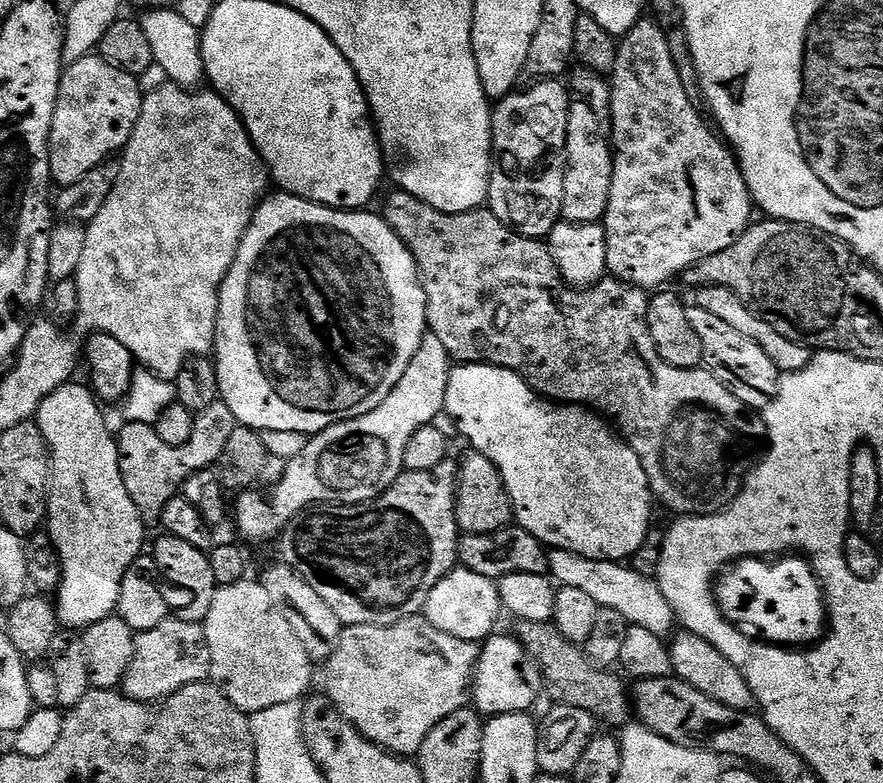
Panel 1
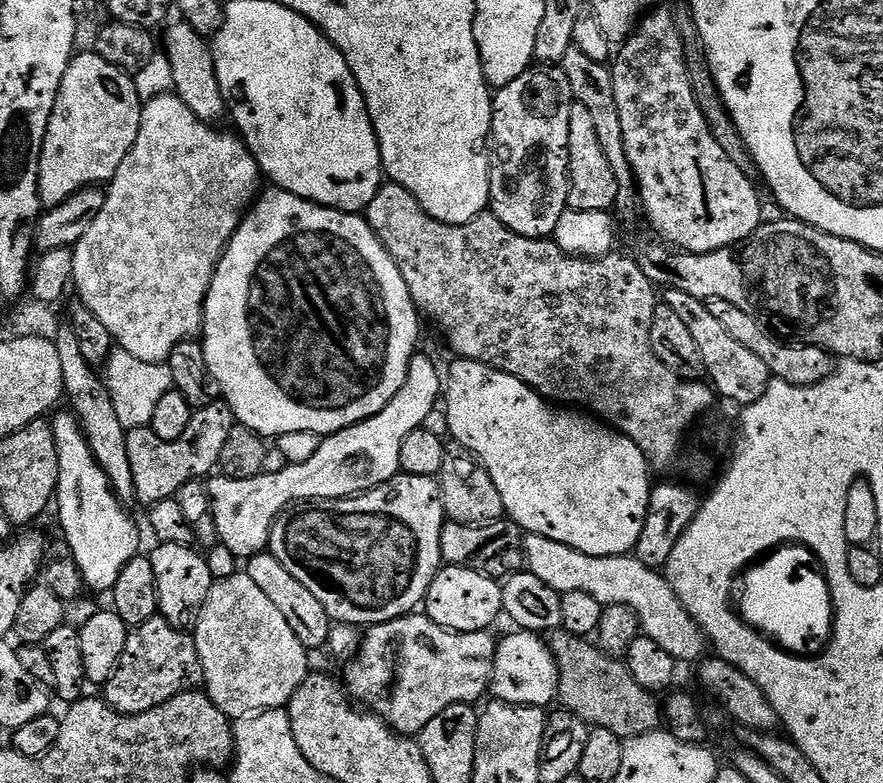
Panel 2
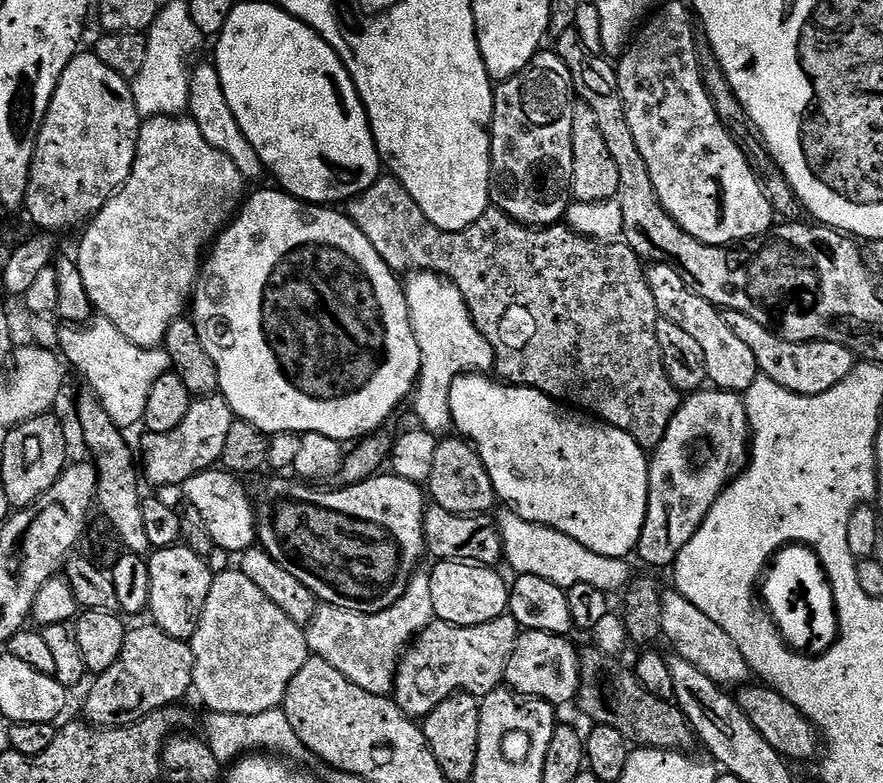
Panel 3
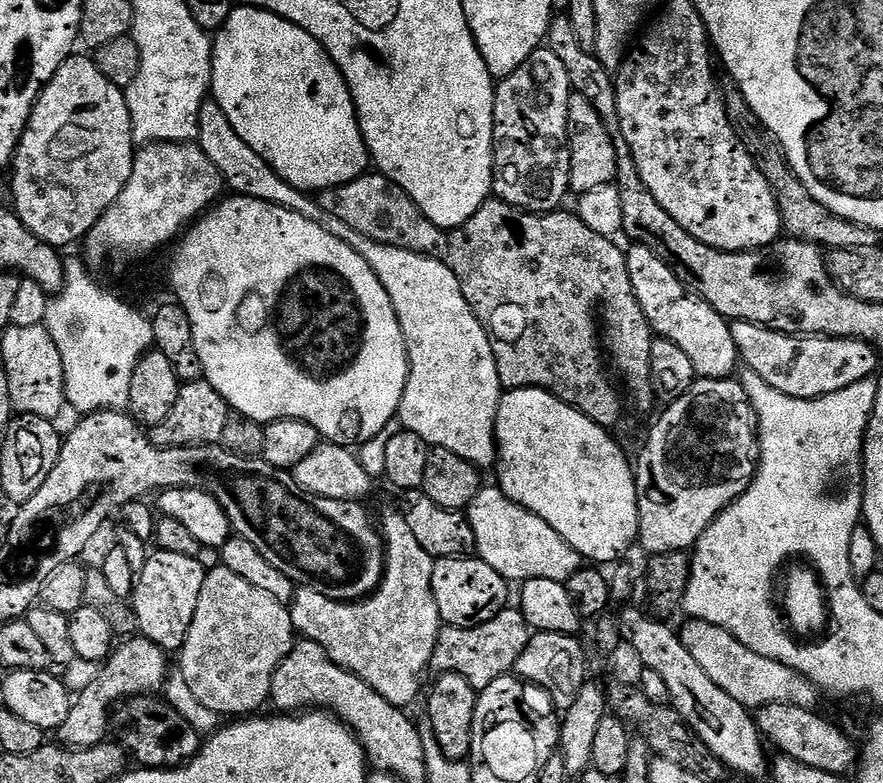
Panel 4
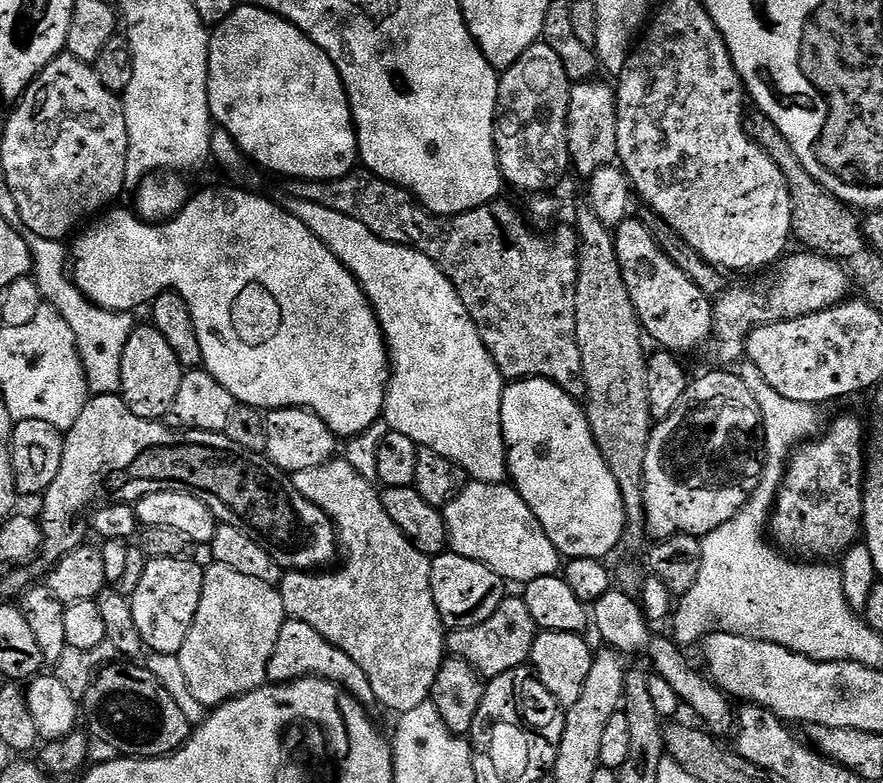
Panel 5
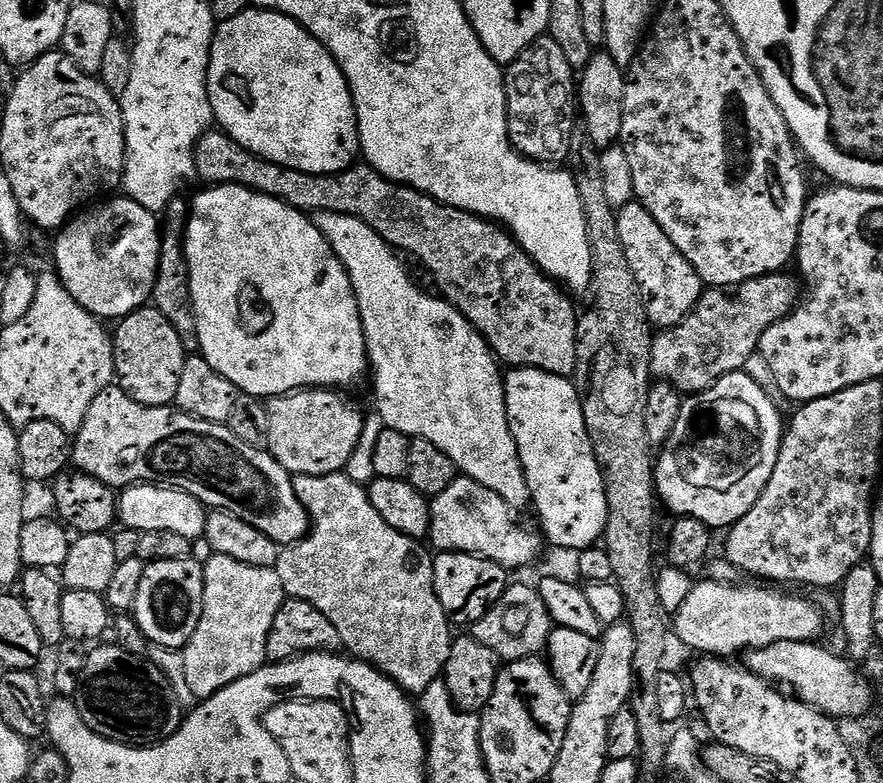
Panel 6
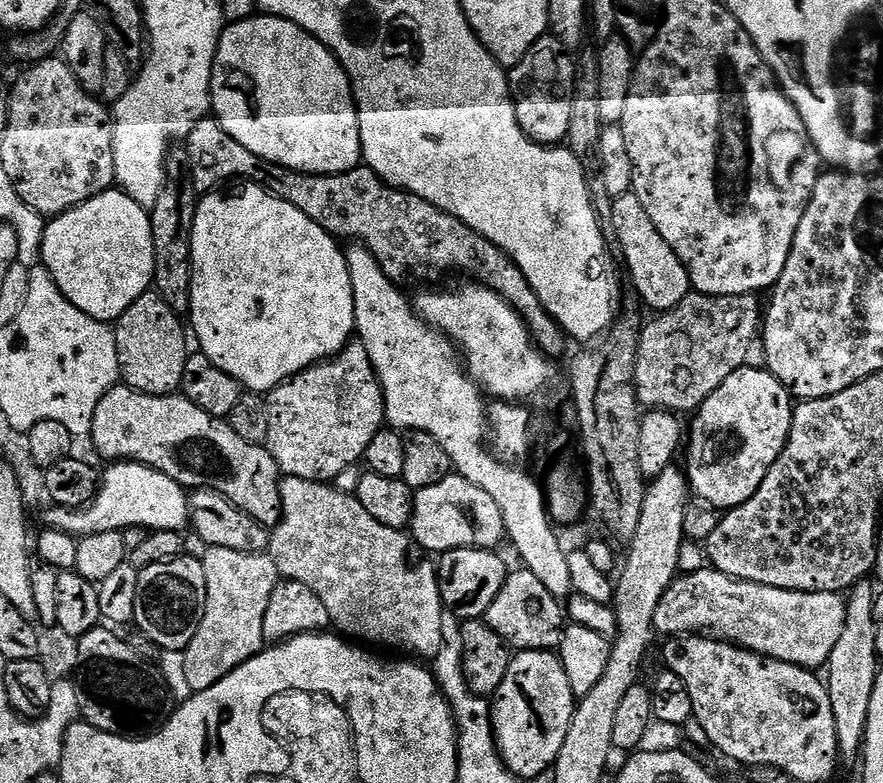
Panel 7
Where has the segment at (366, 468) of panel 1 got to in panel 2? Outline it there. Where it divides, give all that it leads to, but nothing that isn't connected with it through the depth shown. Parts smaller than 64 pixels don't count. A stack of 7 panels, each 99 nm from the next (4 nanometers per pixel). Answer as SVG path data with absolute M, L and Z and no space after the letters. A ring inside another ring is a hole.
M417 354L408 367L406 382L402 382L392 401L370 419L323 437L310 462L289 463L280 472L263 471L249 480L213 475L207 481L208 497L220 543L238 558L256 556L269 547L276 520L293 506L301 502L360 496L393 480L400 472L402 442L406 442L406 434L429 423L428 415L438 408L441 396L442 376L436 373L435 362L428 356Z

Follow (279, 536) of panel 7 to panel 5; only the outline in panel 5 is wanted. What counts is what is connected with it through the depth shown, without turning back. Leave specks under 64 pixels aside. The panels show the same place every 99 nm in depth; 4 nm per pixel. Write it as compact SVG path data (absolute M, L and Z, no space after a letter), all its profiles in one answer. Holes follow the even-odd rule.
M333 458L328 460L322 466L310 466L310 470L298 470L294 474L296 488L310 502L314 502L319 508L324 509L333 521L338 525L338 536L348 547L348 561L345 562L344 568L340 568L337 572L328 572L332 570L292 570L283 577L282 595L285 605L290 609L291 615L298 620L309 621L322 635L328 640L334 641L339 648L345 649L356 662L358 662L372 684L373 695L376 702L380 702L388 709L396 712L397 715L404 715L410 710L414 710L424 701L431 699L436 689L438 674L444 665L446 653L444 653L444 628L446 629L446 621L440 614L440 607L436 605L436 598L432 593L432 562L433 557L425 552L423 548L416 545L415 542L405 532L400 529L394 518L390 516L386 506L384 505L383 495L378 491L377 485L373 481L368 480L351 465L347 458Z

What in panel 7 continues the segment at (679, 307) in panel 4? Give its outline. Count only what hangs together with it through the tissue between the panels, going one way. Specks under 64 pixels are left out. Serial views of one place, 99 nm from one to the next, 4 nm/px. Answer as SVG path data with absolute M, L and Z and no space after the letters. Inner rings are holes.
M631 191L613 199L612 225L615 243L620 243L624 264L628 267L632 284L636 287L637 294L644 299L645 306L653 308L653 313L656 314L668 312L678 306L678 302L682 302L682 298L686 298L693 291L690 274L686 274L686 266L682 266L678 254L670 250L670 242L666 242L666 238L662 238L662 234L654 230L654 222L650 222L642 202L638 202L638 198Z

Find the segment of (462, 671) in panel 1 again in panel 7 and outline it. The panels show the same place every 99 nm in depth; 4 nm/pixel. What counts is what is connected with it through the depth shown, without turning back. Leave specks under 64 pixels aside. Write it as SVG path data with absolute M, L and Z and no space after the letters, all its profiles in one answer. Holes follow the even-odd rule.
M523 566L509 571L498 598L490 602L486 623L492 627L512 650L556 650L560 647L560 635L566 627L566 612L561 601L528 568Z

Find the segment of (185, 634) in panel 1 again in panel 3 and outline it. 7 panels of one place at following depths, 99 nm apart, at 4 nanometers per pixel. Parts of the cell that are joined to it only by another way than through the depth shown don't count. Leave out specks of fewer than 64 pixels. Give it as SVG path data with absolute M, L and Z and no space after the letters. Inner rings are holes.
M147 623L129 631L118 662L87 685L88 697L84 700L87 723L97 728L125 728L160 708L179 705L183 701L180 699L193 691L191 643L166 634L155 623Z

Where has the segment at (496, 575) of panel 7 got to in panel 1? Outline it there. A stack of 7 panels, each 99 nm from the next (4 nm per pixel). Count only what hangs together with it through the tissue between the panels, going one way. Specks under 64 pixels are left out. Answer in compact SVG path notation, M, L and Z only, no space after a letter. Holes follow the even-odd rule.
M457 566L440 579L434 590L430 590L430 598L426 598L422 615L434 627L442 630L442 634L469 642L483 642L497 631L496 619L502 616L497 581L482 574L474 574L474 570L469 568Z

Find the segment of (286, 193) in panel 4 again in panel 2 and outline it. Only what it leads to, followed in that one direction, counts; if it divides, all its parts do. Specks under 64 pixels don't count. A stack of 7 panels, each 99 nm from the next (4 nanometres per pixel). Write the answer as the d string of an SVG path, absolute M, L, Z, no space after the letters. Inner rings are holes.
M183 22L169 23L168 33L162 36L162 52L170 62L170 70L174 70L174 82L172 87L174 95L198 118L205 122L215 125L216 120L225 119L226 109L222 98L222 86L218 86L218 74L214 70L214 54L212 53L211 43L202 34L198 34L189 24Z

